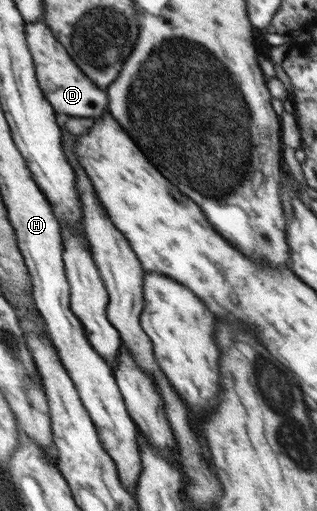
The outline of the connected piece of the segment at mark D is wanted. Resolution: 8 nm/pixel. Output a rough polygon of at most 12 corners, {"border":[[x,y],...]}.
{"border":[[44,22],[26,23],[39,86],[56,114],[102,116],[92,84]]}

